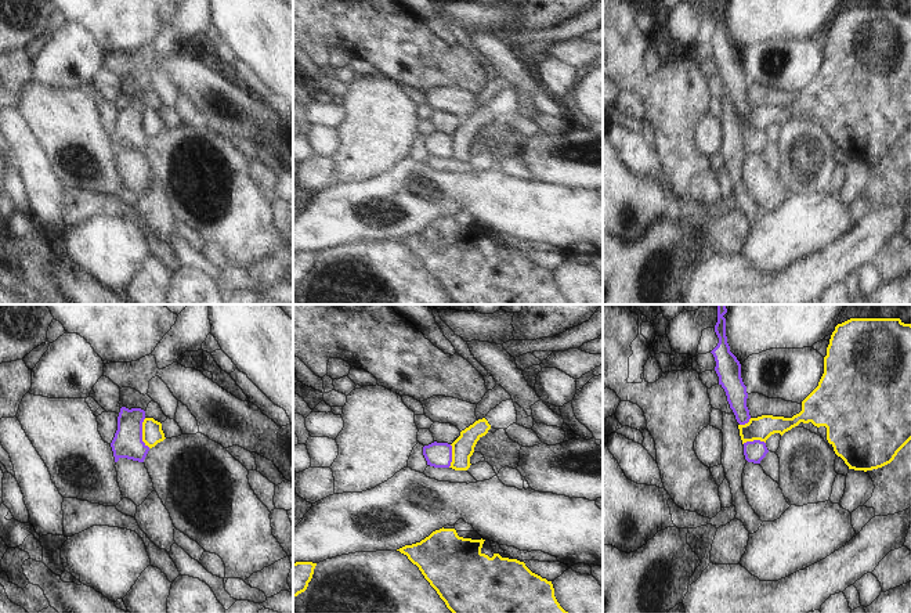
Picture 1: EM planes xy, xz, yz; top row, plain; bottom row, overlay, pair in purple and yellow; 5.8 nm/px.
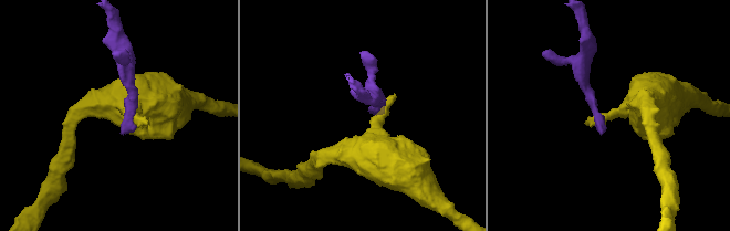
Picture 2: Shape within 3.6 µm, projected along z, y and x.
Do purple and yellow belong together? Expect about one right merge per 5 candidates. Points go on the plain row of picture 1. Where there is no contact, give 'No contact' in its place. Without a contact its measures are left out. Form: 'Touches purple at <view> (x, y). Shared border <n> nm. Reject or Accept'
Touches purple at xy (141, 123). Shared border 180 nm. Reject

